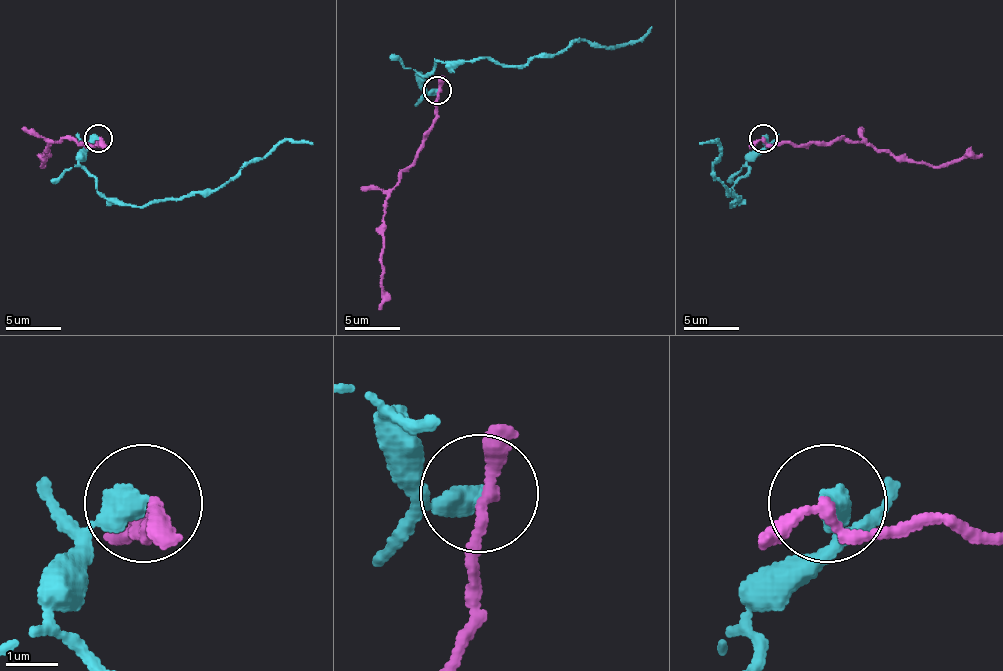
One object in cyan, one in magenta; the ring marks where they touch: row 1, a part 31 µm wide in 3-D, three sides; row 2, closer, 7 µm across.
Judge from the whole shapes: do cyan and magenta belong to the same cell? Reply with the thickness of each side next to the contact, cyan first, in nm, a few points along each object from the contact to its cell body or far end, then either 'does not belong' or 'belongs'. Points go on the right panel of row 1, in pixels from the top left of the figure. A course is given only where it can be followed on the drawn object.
calibres 480 and 200 nm; course cyan (763, 139), (765, 145), (735, 186), (732, 206), (738, 200), (713, 175), (721, 145), (715, 139), (699, 145); course magenta (763, 139), (768, 145), (843, 139), (935, 167), (982, 153); does not belong

